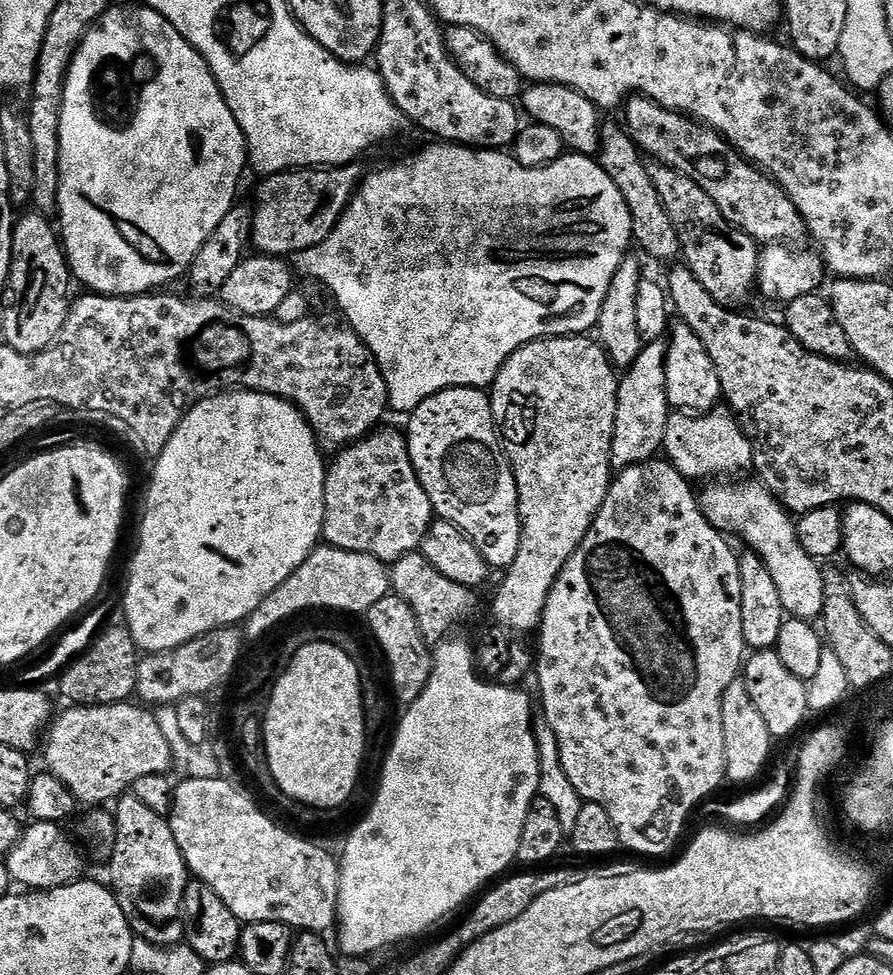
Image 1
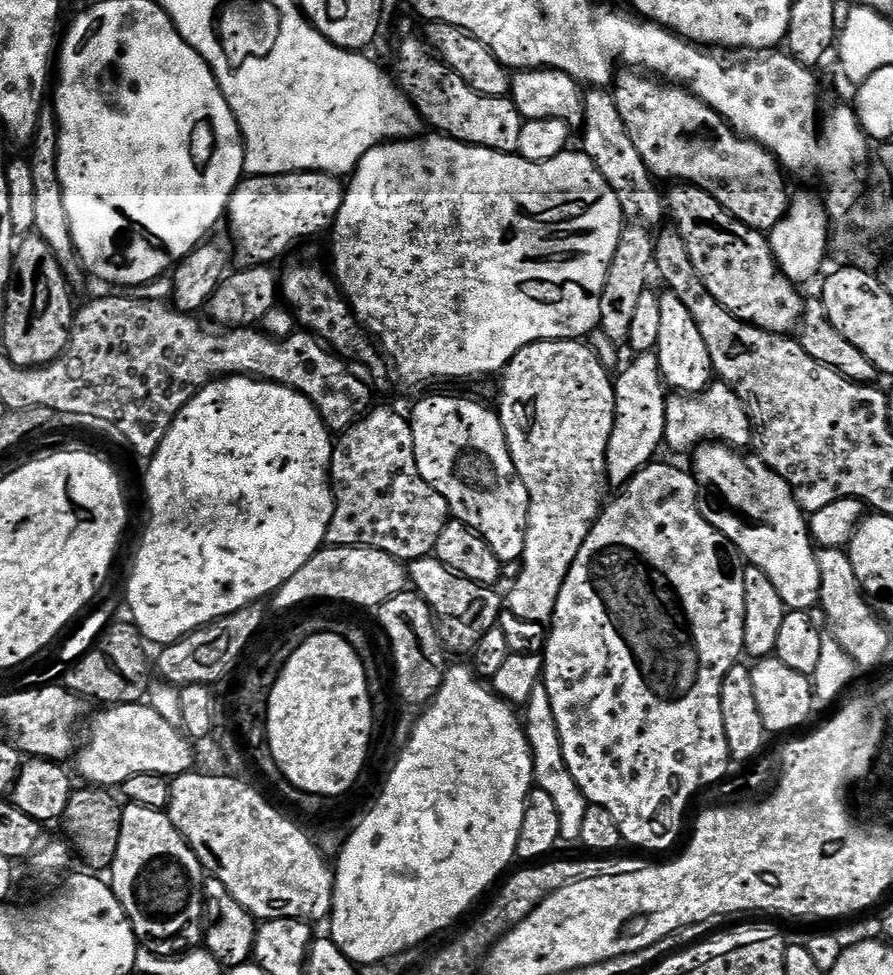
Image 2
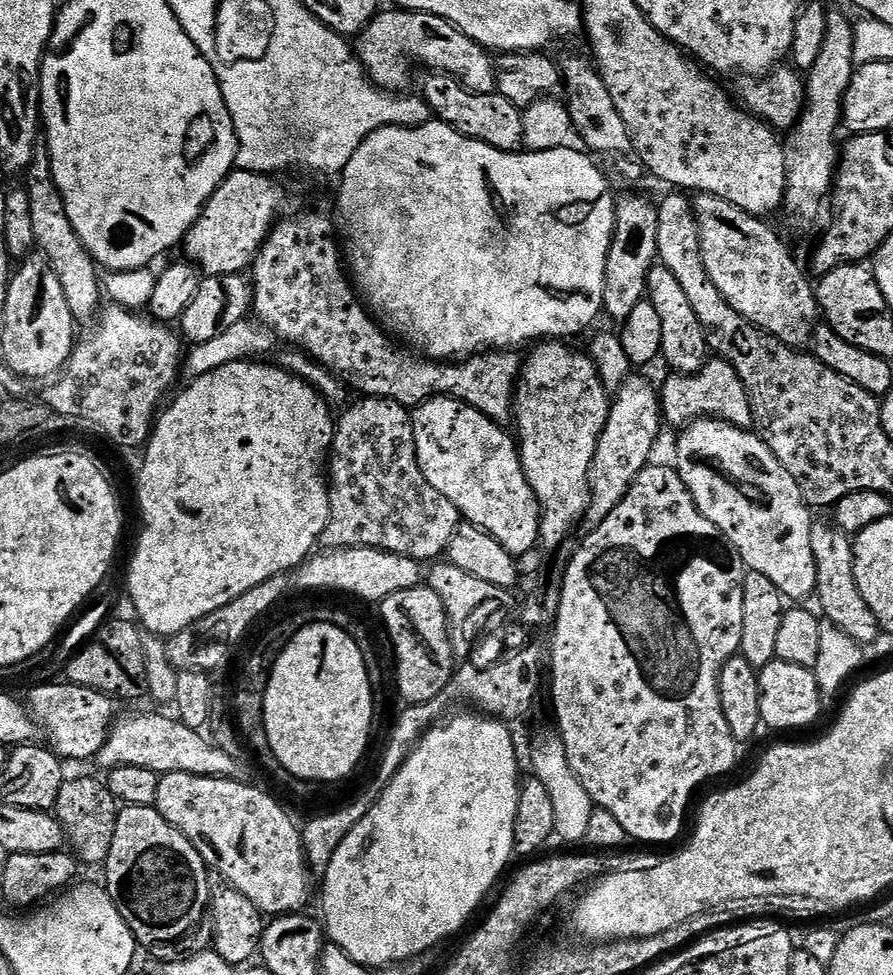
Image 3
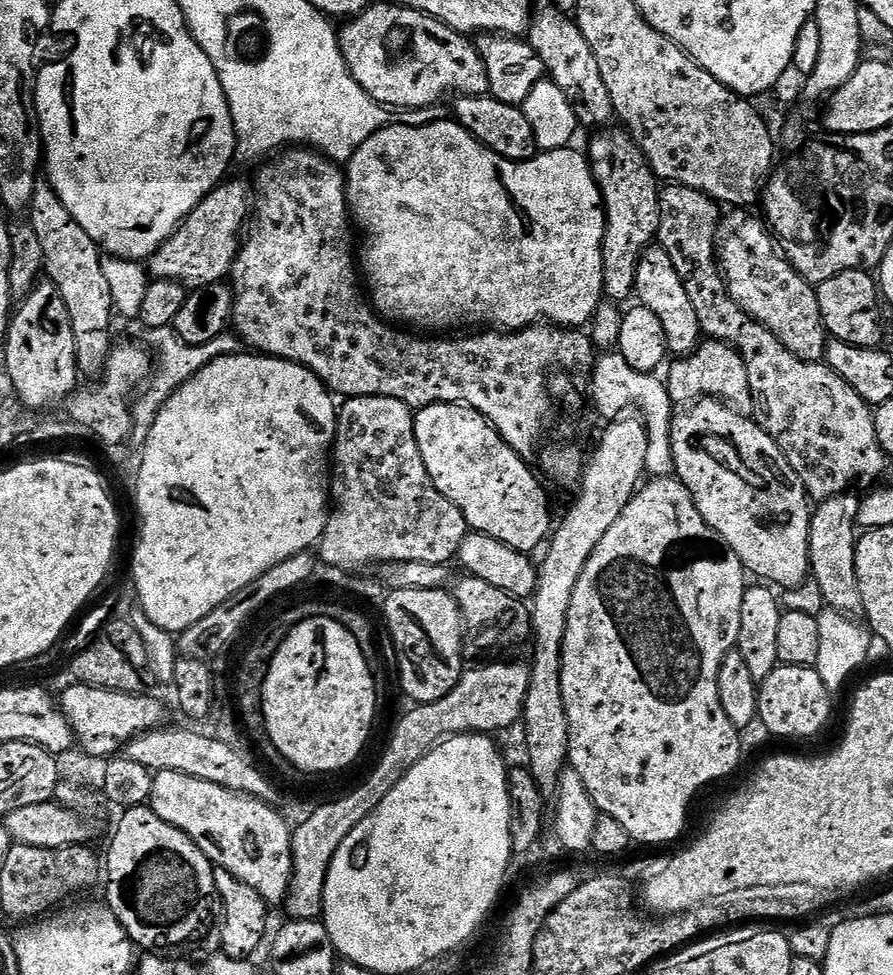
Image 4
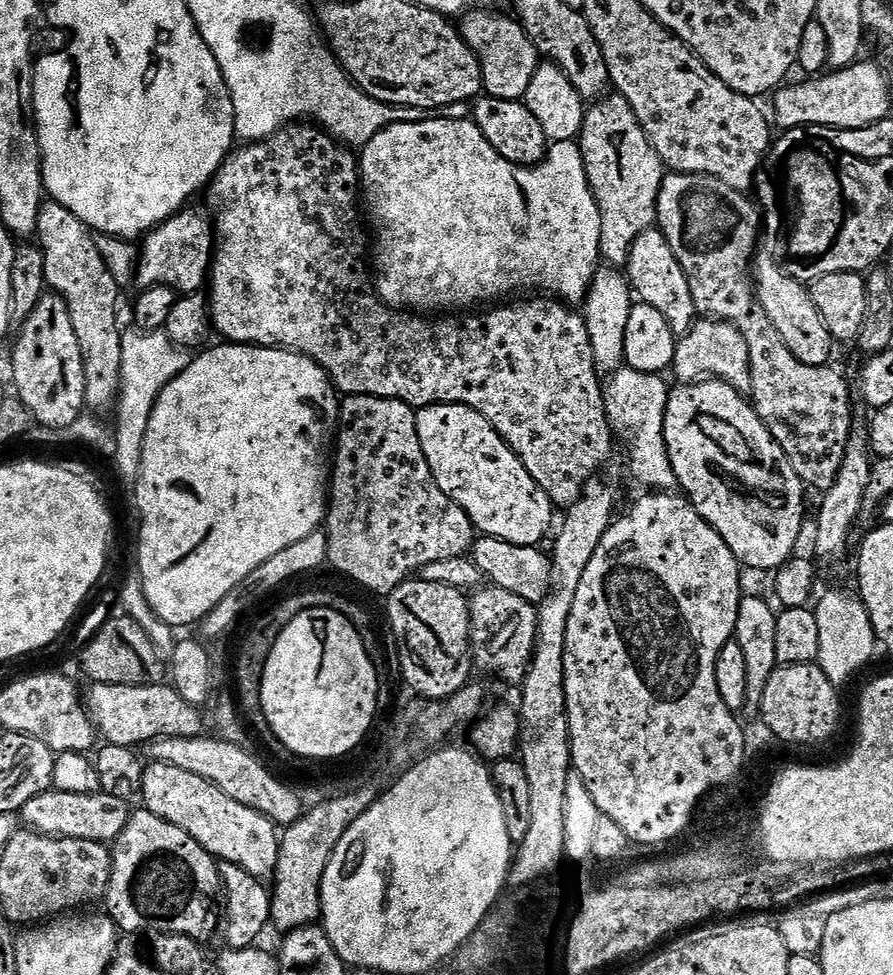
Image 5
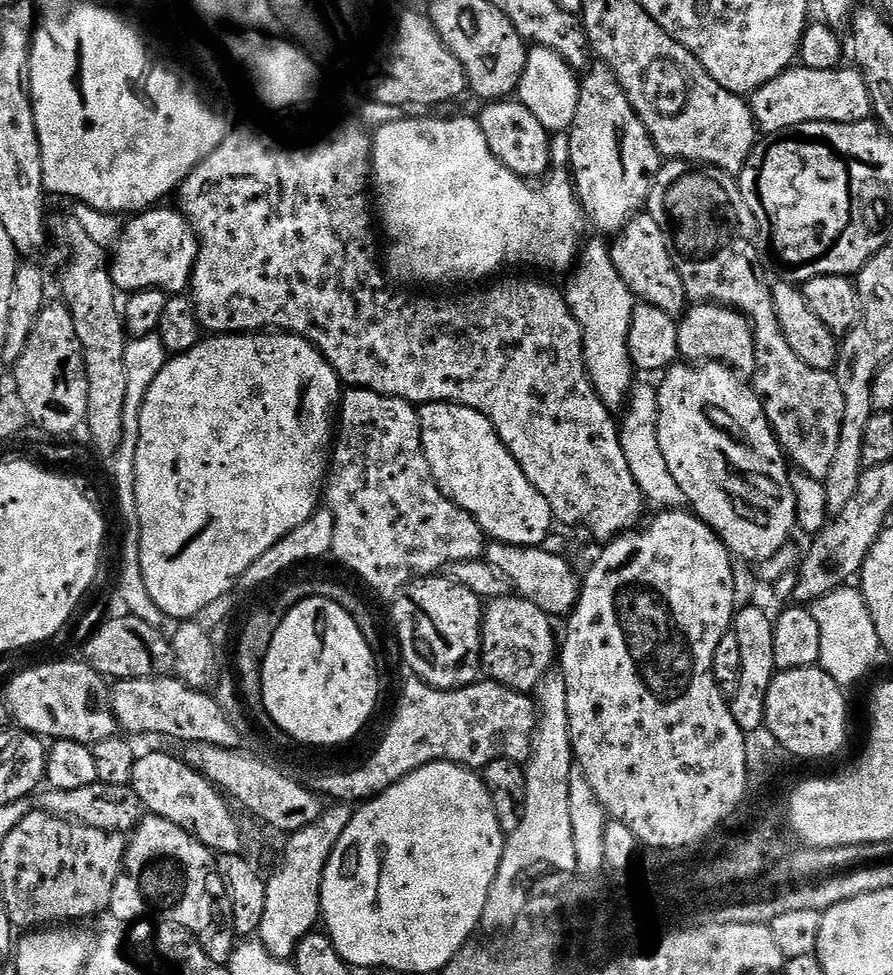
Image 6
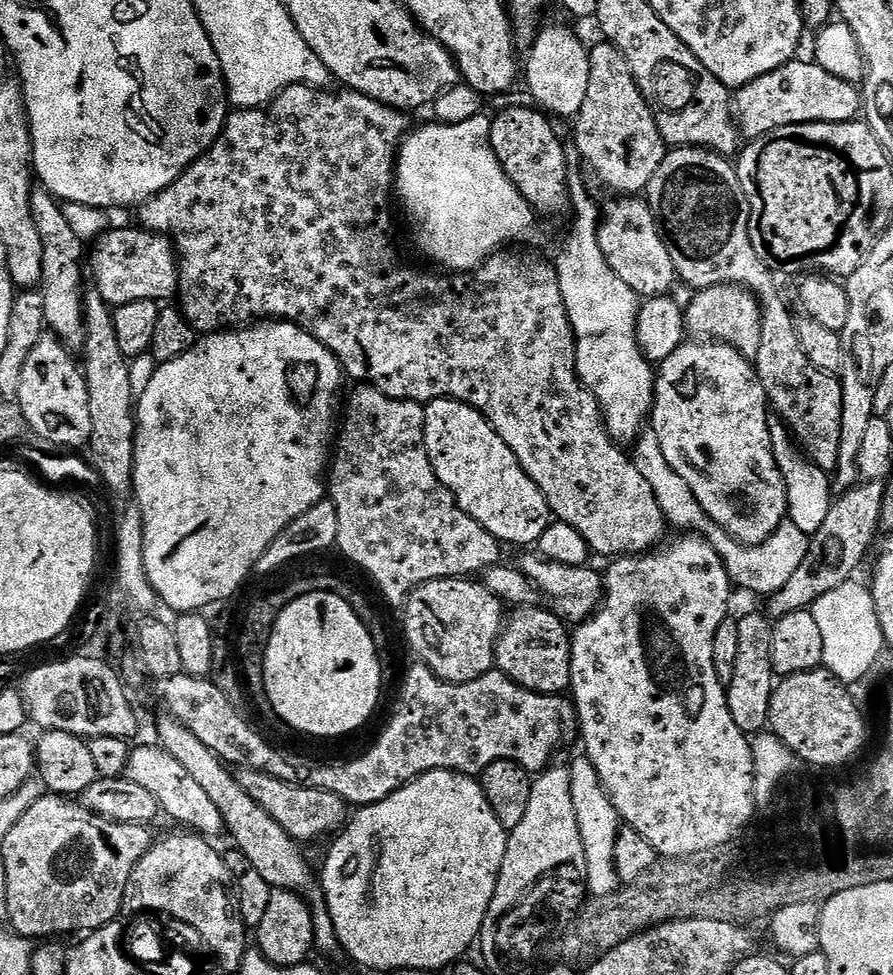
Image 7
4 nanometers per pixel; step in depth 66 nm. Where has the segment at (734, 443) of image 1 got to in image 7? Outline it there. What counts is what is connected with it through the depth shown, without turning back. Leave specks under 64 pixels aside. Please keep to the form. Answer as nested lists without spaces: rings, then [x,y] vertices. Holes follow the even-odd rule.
[[[719,284],[709,288],[699,289],[696,296],[689,304],[686,304],[684,323],[687,331],[692,332],[693,337],[707,338],[712,342],[728,344],[731,348],[737,348],[742,355],[749,358],[755,357],[760,345],[760,314],[759,300],[738,284]]]

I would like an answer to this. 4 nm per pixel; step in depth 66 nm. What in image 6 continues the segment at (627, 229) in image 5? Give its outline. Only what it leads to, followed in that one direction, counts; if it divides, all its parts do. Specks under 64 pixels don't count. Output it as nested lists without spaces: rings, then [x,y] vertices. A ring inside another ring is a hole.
[[[596,62],[591,65],[588,71],[583,73],[580,82],[580,101],[578,102],[578,114],[574,114],[574,122],[570,129],[570,135],[568,140],[568,156],[572,159],[572,172],[576,175],[576,192],[587,219],[596,226],[600,232],[609,232],[609,234],[615,234],[622,231],[626,225],[632,220],[632,217],[637,215],[647,205],[648,195],[652,192],[652,187],[656,181],[656,176],[660,172],[660,165],[662,163],[662,157],[659,150],[656,148],[652,141],[652,135],[648,133],[646,126],[639,113],[636,112],[636,108],[632,104],[628,94],[623,86],[620,84],[619,78],[616,77],[615,72],[604,62]]]

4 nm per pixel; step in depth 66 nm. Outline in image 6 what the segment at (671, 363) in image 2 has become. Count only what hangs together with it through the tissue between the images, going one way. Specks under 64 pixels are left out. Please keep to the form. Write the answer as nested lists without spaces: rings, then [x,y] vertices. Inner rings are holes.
[[[637,214],[622,231],[615,233],[613,240],[616,241],[610,244],[612,261],[622,282],[626,282],[637,301],[658,306],[658,310],[666,310],[666,314],[679,317],[685,311],[689,298],[682,274],[678,274],[674,266],[674,258],[670,254],[666,234],[662,234],[662,226],[658,226],[658,222],[654,222],[650,215]]]

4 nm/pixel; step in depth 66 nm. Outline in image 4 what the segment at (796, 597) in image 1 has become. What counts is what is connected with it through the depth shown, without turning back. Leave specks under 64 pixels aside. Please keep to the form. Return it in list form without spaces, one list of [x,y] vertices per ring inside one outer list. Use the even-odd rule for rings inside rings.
[[[711,398],[698,400],[691,406],[685,407],[681,412],[684,413],[681,416],[679,413],[672,421],[672,449],[674,450],[674,466],[676,467],[675,475],[684,483],[684,488],[690,490],[692,500],[696,504],[696,509],[702,514],[702,518],[728,543],[730,550],[734,550],[734,554],[738,554],[738,558],[751,575],[753,572],[754,575],[761,576],[764,579],[761,581],[767,582],[772,586],[781,584],[784,588],[796,588],[804,579],[807,581],[810,576],[808,567],[808,535],[810,534],[810,522],[812,521],[810,497],[805,492],[798,474],[794,474],[790,462],[786,462],[786,454],[782,454],[782,450],[778,450],[774,438],[770,438],[770,434],[766,434],[766,430],[762,430],[755,419],[738,414],[722,400]]]

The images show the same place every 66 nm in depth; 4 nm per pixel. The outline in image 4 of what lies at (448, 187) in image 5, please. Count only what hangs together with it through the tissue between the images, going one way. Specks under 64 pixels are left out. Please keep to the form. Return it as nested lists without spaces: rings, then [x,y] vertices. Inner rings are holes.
[[[452,118],[436,120],[417,128],[411,122],[397,122],[389,124],[387,128],[379,128],[373,136],[366,138],[366,142],[362,142],[362,146],[358,146],[358,150],[346,161],[346,187],[351,219],[359,235],[360,232],[364,235],[364,249],[361,252],[359,249],[358,264],[372,307],[385,321],[412,330],[464,328],[467,324],[491,326],[496,330],[519,330],[541,321],[551,322],[563,329],[583,329],[596,315],[604,296],[604,199],[592,176],[592,166],[587,155],[583,151],[575,152],[574,149],[572,146],[560,149],[560,172],[528,172],[527,163],[502,158]]]

